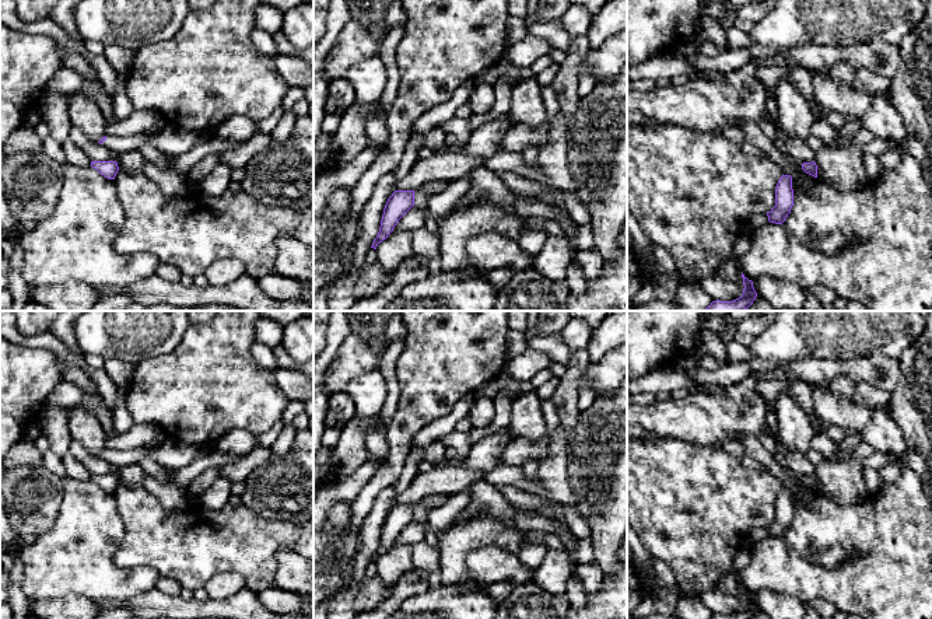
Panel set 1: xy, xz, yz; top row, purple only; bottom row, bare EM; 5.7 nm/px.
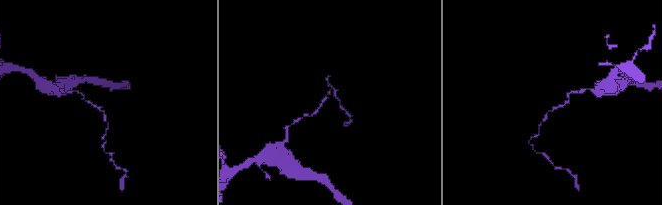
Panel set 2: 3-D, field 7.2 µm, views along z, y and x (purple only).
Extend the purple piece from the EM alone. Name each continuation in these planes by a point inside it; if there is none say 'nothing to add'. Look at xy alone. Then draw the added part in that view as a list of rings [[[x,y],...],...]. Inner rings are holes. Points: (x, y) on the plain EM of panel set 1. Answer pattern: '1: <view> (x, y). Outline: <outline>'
1: xy (172, 454). Outline: [[[165,437],[155,447],[144,445],[136,450],[106,450],[102,458],[118,466],[127,466],[137,464],[141,458],[151,458],[162,468],[176,471],[209,452],[209,445],[195,447],[178,438]]]

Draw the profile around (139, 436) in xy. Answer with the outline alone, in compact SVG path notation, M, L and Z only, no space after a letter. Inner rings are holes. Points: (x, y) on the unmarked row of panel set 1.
M134 424L126 433L106 438L106 450L136 450L167 437L165 431L154 424Z

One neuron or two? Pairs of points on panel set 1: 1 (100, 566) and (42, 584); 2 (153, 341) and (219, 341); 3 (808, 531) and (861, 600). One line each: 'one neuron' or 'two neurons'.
1: one neuron
2: two neurons
3: one neuron

